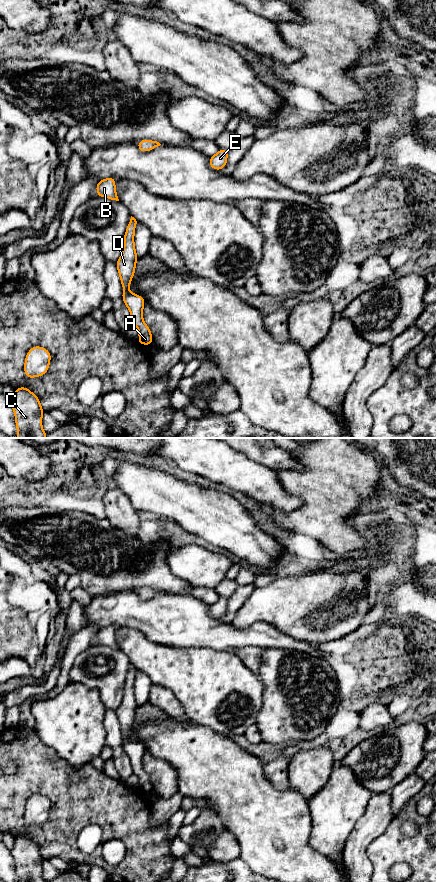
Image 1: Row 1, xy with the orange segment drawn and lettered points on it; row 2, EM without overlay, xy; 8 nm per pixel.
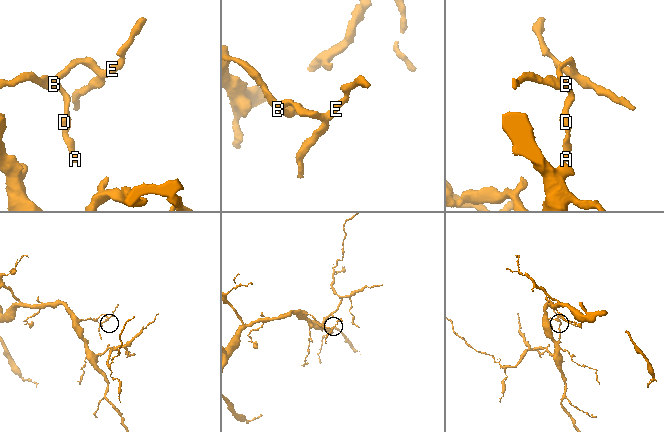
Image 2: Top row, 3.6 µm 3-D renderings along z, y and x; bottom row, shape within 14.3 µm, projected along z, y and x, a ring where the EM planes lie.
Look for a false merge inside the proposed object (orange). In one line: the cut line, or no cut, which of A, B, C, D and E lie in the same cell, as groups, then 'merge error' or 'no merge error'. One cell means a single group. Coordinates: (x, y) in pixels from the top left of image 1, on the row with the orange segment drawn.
no cut; A B C D E; no merge error

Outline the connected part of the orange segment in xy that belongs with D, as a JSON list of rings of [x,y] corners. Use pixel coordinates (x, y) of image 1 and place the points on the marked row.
[[[131,216],[127,230],[124,234],[124,248],[120,258],[116,262],[116,267],[123,286],[123,302],[130,311],[133,325],[136,326],[139,331],[138,343],[142,345],[151,345],[153,343],[153,337],[149,327],[143,321],[142,316],[145,299],[129,291],[129,286],[135,273],[136,261],[138,259],[134,244],[134,230],[136,224],[136,219]]]

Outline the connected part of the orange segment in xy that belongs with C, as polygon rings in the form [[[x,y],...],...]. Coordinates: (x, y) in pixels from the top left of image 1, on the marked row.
[[[26,387],[15,389],[11,402],[15,414],[17,438],[46,438],[42,429],[42,415],[45,412],[38,397]]]

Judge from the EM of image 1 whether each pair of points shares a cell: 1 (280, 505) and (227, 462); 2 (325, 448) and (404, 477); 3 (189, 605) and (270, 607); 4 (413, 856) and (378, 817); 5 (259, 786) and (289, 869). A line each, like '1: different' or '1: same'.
1: same
2: different
3: different
4: different
5: same

